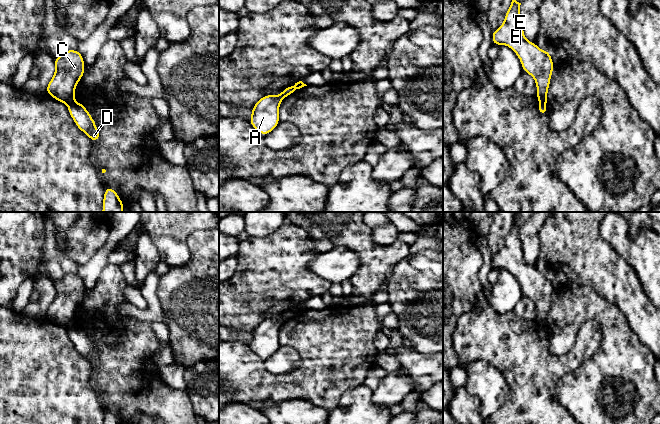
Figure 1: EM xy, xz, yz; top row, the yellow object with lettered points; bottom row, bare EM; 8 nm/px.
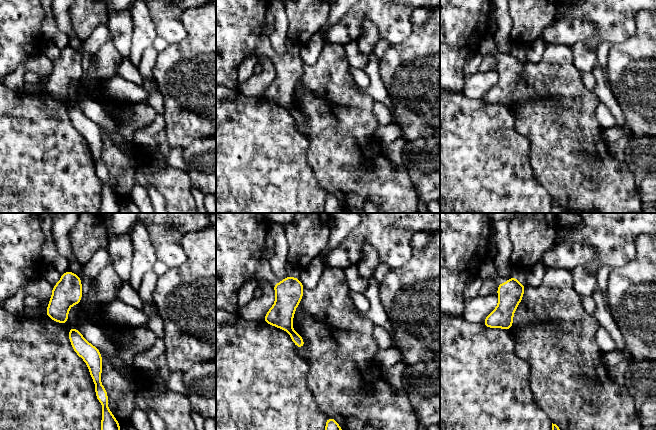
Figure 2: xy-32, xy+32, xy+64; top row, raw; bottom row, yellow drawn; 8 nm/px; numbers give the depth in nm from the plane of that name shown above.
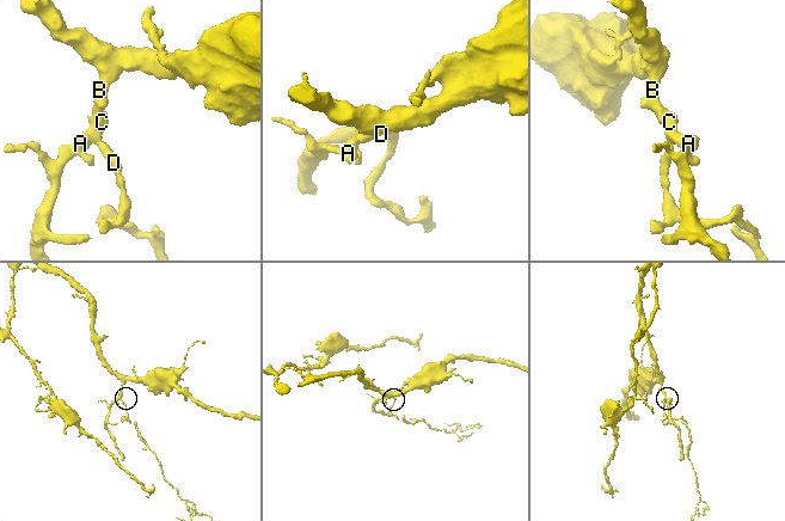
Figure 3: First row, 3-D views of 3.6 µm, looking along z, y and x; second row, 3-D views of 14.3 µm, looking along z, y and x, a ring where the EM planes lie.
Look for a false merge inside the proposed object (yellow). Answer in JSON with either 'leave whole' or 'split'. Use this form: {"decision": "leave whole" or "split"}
{"decision": "split"}

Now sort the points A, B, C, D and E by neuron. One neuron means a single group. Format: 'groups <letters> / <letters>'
groups A B C E / D

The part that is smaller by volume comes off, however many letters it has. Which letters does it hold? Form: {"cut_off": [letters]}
{"cut_off": ["D"]}

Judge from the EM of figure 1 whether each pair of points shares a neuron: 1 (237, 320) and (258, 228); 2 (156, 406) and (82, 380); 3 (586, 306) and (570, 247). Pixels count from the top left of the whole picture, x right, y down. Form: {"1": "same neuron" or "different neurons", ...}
{"1": "different neurons", "2": "different neurons", "3": "different neurons"}

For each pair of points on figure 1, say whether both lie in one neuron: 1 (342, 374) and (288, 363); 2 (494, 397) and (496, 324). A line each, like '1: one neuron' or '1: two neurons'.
1: two neurons
2: two neurons

